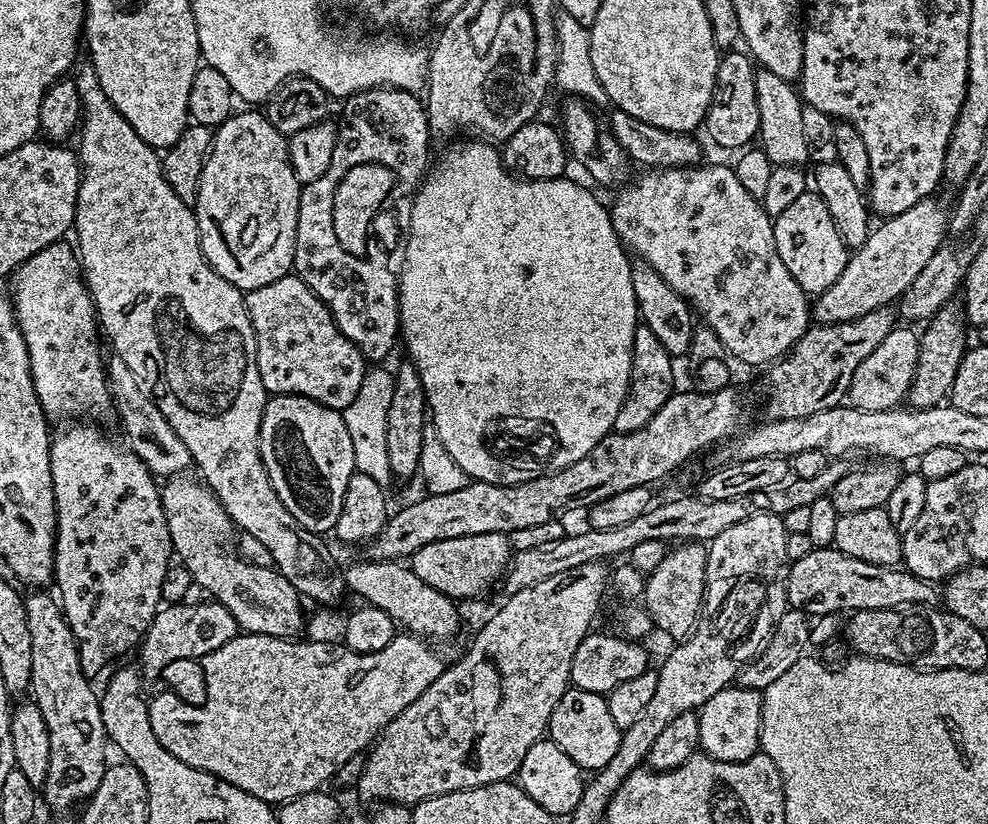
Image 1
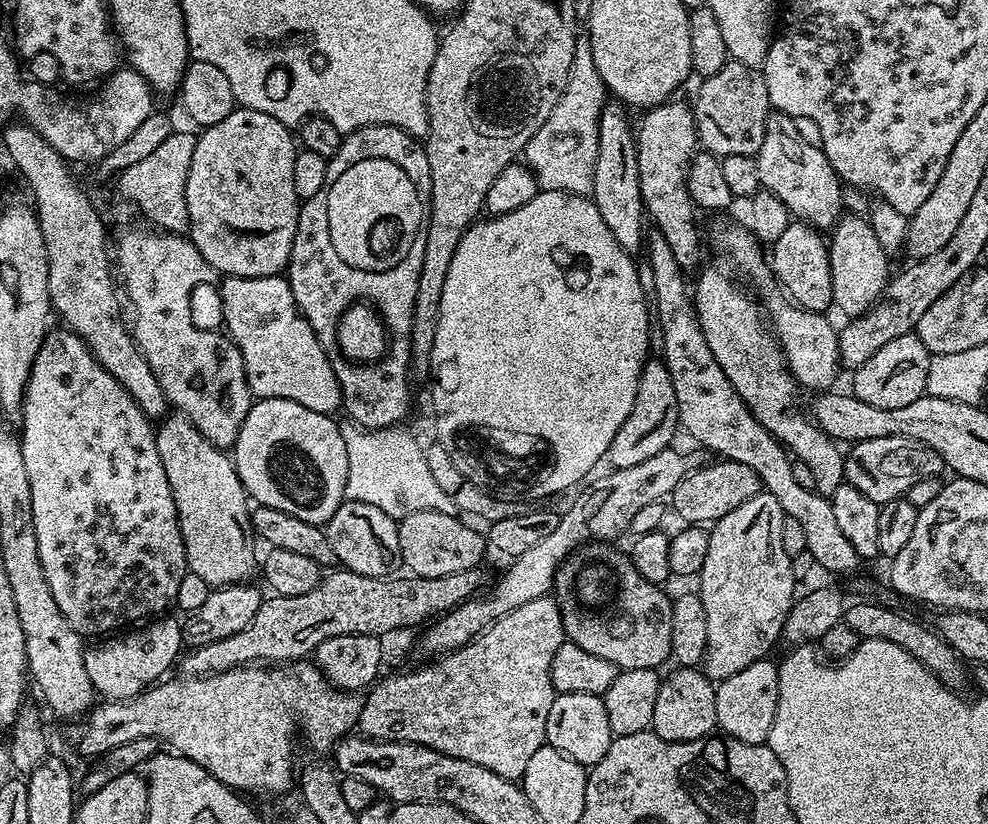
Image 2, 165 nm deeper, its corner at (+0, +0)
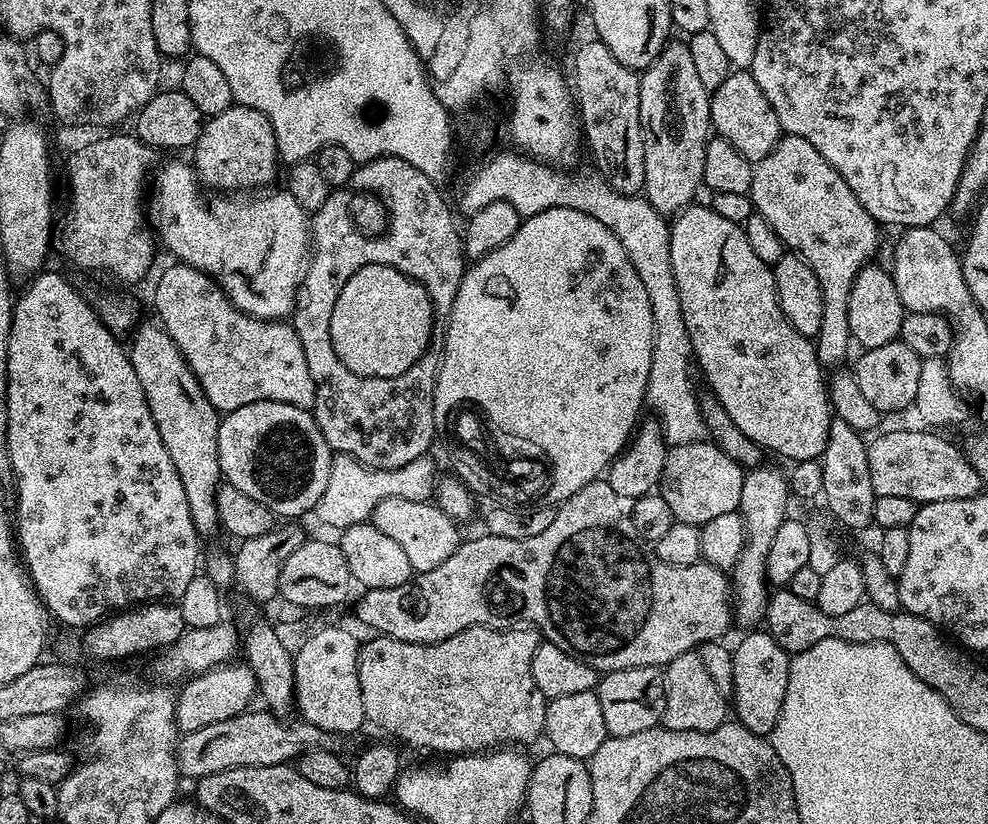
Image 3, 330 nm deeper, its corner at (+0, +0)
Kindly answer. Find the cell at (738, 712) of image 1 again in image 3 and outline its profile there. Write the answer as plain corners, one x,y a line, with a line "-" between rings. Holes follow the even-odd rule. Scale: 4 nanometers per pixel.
752,630
740,640
740,645
735,645
732,661
734,662
734,690
730,697
730,704
736,707
735,719
746,730
750,730
756,736
767,737
778,722
778,714
782,714
782,702
786,698
786,686
788,685
788,665
790,653
782,650
778,642
766,630

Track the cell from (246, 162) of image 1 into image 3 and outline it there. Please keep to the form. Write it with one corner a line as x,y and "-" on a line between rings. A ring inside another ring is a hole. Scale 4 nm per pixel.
241,104
205,119
194,155
194,167
201,185
205,189
219,190
224,194
241,190
259,190
271,185
275,181
272,179
276,176
276,164
281,163
270,118

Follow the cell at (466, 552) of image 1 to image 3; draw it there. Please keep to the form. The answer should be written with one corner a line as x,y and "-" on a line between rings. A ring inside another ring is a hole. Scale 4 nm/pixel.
386,498
374,506
370,521
386,538
398,542
402,546
406,558
410,562
413,573
419,574
426,570
434,570
434,566
442,566
450,554
462,543
462,535
457,523
441,510
434,502
410,501
405,498

